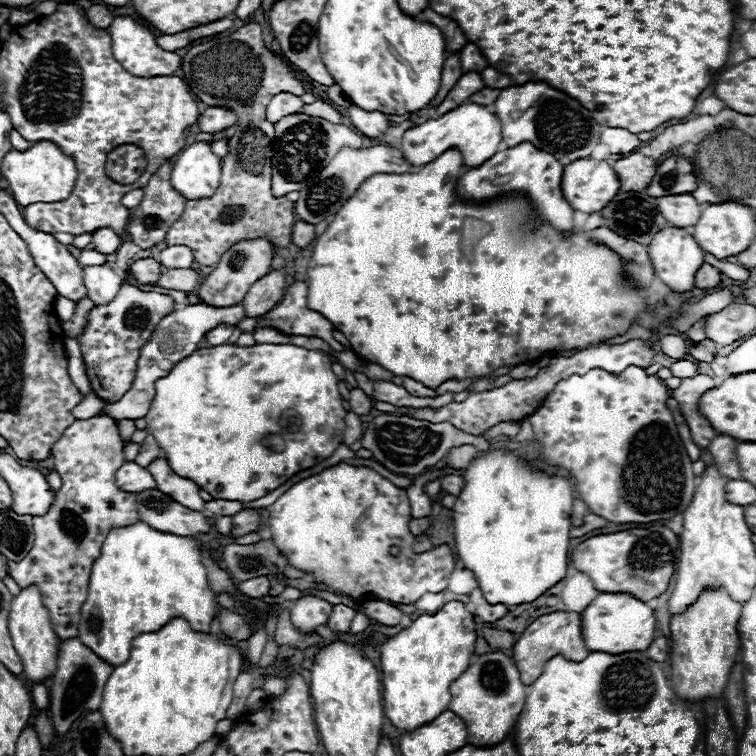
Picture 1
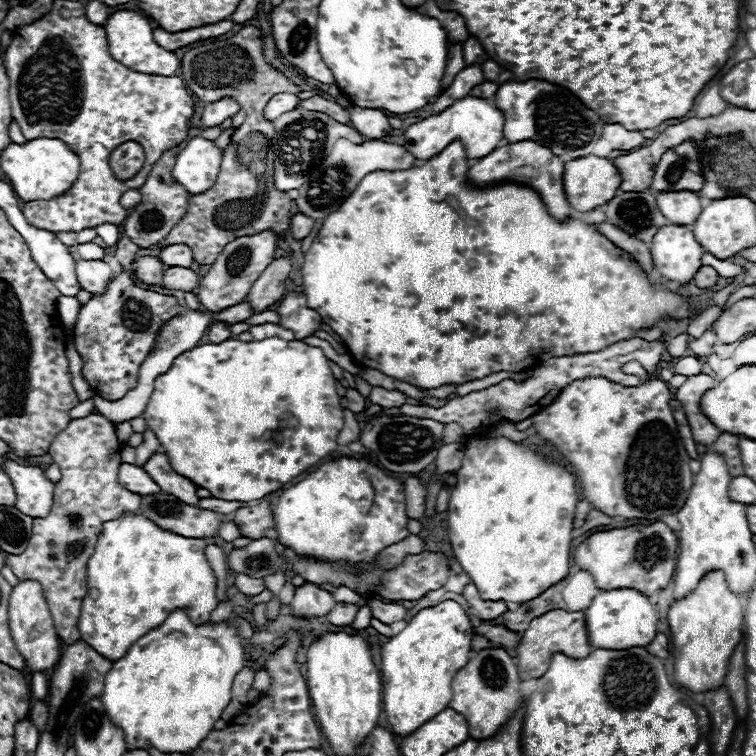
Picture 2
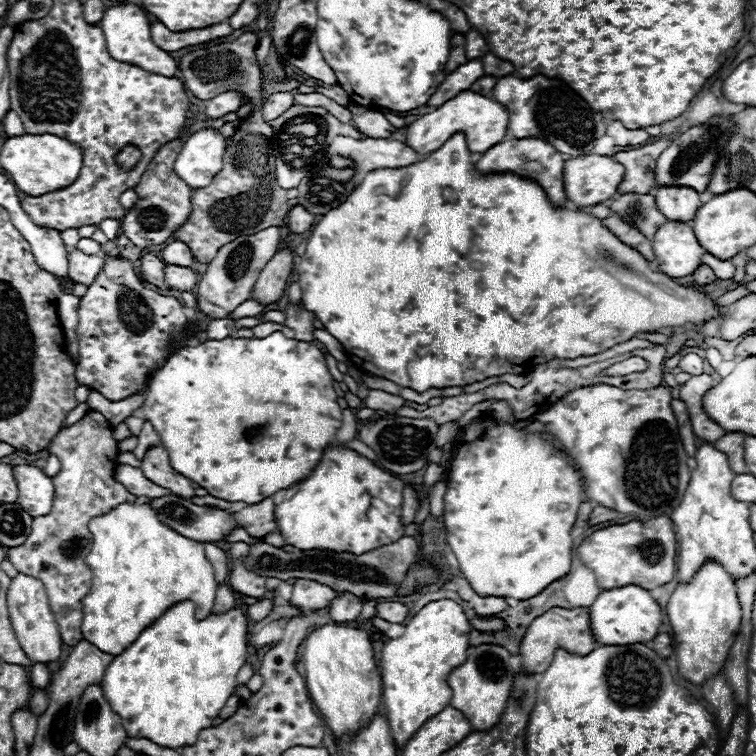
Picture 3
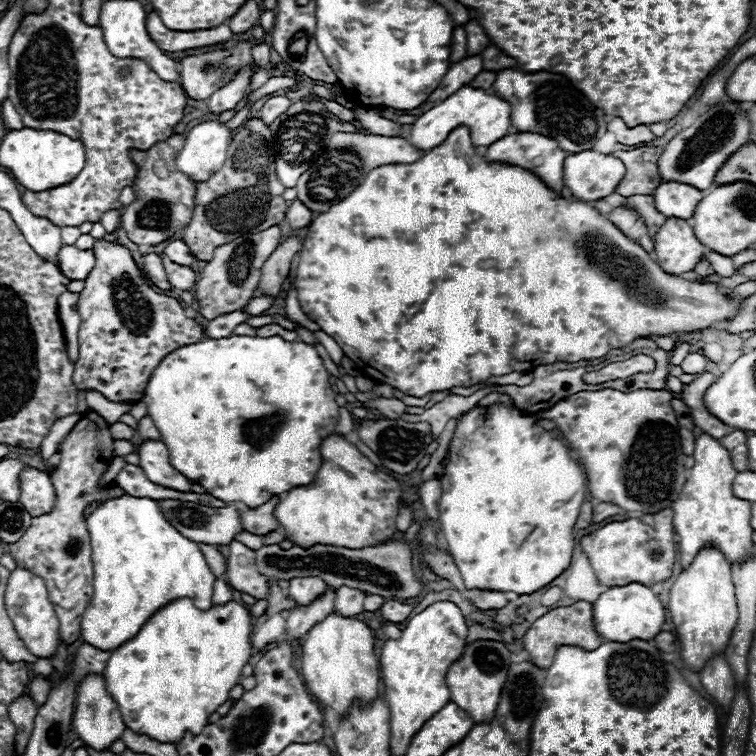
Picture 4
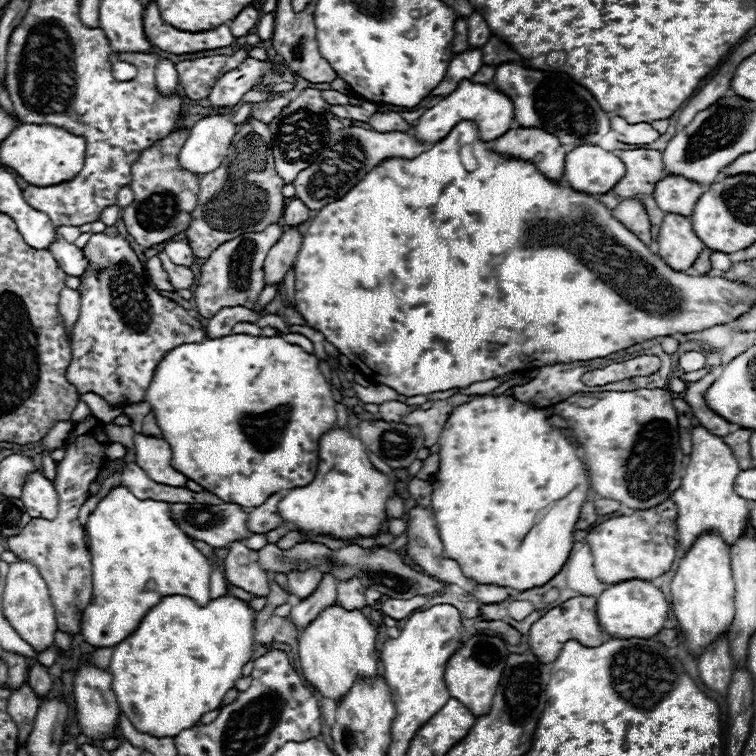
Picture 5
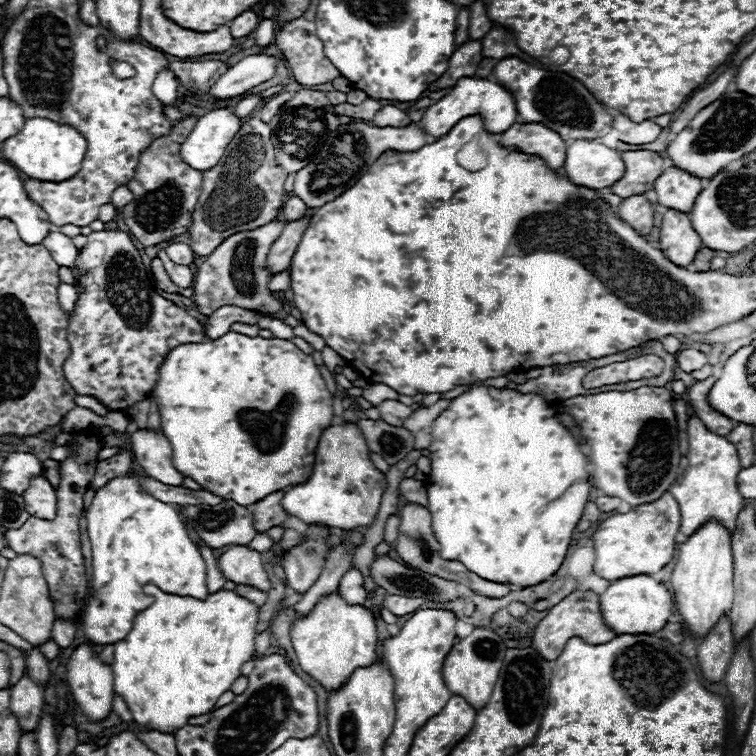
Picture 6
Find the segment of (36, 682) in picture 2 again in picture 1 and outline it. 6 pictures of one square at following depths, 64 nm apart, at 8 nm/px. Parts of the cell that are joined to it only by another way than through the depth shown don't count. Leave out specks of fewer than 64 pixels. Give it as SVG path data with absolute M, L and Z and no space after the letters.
M40 682L40 684L32 684L32 700L34 700L34 706L44 710L48 708L48 702L50 702L50 694L48 694L48 688Z

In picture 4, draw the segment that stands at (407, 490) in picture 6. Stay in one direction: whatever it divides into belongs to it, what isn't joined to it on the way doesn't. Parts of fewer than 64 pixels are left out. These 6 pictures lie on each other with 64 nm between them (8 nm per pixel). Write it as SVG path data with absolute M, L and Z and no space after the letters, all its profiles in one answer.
M428 480L428 482L422 482L418 486L420 502L428 510L428 516L434 518L434 520L438 518L438 496L440 494L442 494L442 490L440 490L440 482L438 480Z

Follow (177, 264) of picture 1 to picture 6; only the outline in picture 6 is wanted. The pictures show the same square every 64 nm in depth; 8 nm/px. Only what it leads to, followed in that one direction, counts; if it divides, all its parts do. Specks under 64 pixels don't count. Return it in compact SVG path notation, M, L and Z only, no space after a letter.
M182 242L168 246L168 248L166 248L166 254L168 254L170 260L174 260L176 264L186 264L186 266L190 266L190 264L194 262L194 256L196 256L196 254L192 252L192 248L190 248L188 244L182 244Z

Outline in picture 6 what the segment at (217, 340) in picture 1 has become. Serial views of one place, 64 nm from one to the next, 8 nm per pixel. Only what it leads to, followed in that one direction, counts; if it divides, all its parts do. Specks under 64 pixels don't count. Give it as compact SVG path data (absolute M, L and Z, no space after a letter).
M222 306L206 318L204 332L210 340L214 340L214 336L222 336L222 332L228 332L234 322L256 324L260 318L262 316L254 310L244 310L244 308L238 308L238 306Z

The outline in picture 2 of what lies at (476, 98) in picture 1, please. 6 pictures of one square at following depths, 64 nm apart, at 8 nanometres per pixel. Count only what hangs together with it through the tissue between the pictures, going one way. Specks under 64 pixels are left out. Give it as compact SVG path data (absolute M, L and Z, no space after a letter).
M484 80L482 84L474 86L474 88L470 90L470 94L472 94L472 96L478 96L478 98L492 100L494 94L496 94L496 90L498 90L498 84L496 84L496 82L488 82L488 80Z

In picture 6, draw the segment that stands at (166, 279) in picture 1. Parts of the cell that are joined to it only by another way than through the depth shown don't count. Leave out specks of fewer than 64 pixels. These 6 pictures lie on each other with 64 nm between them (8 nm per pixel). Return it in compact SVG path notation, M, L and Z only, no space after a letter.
M164 250L158 254L158 258L164 262L164 268L166 268L170 280L172 280L176 286L180 286L180 288L190 288L190 286L192 286L192 282L194 282L194 272L192 272L188 266L174 264L174 262L166 256Z

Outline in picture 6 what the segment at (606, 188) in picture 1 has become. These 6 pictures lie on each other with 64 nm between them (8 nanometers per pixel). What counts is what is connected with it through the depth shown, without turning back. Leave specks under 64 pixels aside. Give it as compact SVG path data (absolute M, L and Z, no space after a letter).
M574 140L566 150L564 174L586 188L606 188L624 176L620 152L600 144L600 140Z

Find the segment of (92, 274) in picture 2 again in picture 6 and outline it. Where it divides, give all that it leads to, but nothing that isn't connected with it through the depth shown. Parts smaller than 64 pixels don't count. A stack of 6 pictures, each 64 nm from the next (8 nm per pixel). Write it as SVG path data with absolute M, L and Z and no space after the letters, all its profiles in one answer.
M50 230L48 236L42 240L42 244L48 248L48 252L56 260L56 264L70 266L70 268L74 266L74 260L78 256L78 248L72 244L72 240L68 236L64 236L62 232Z

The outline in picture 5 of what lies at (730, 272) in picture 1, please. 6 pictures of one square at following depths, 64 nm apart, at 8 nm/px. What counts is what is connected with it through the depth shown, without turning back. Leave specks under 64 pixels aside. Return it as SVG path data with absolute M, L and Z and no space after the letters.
M714 252L712 256L710 256L712 268L714 270L720 270L720 272L726 272L728 268L730 268L730 258L726 256L726 254L722 254L722 252Z

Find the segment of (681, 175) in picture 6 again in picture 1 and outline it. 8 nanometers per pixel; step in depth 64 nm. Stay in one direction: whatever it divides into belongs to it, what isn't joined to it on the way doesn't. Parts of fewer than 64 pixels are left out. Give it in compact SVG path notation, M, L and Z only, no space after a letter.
M688 192L688 194L672 194L672 196L660 196L658 200L658 210L666 220L676 226L676 228L686 228L694 226L698 222L698 216L702 212L702 206L698 200Z

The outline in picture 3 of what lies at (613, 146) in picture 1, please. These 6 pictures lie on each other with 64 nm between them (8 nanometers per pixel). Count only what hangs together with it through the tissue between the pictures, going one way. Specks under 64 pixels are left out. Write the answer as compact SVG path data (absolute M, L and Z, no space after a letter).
M612 120L606 128L606 134L610 134L618 146L638 146L638 144L644 144L650 138L644 128L628 130L628 128L622 126L620 120Z

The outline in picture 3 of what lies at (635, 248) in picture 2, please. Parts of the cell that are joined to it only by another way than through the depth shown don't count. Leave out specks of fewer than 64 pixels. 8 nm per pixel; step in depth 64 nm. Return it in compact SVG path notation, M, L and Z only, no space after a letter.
M608 216L604 218L604 224L626 244L630 244L632 248L638 248L638 252L642 252L642 256L646 256L648 260L654 258L654 252L652 252L652 242L632 224L624 222L620 216Z

